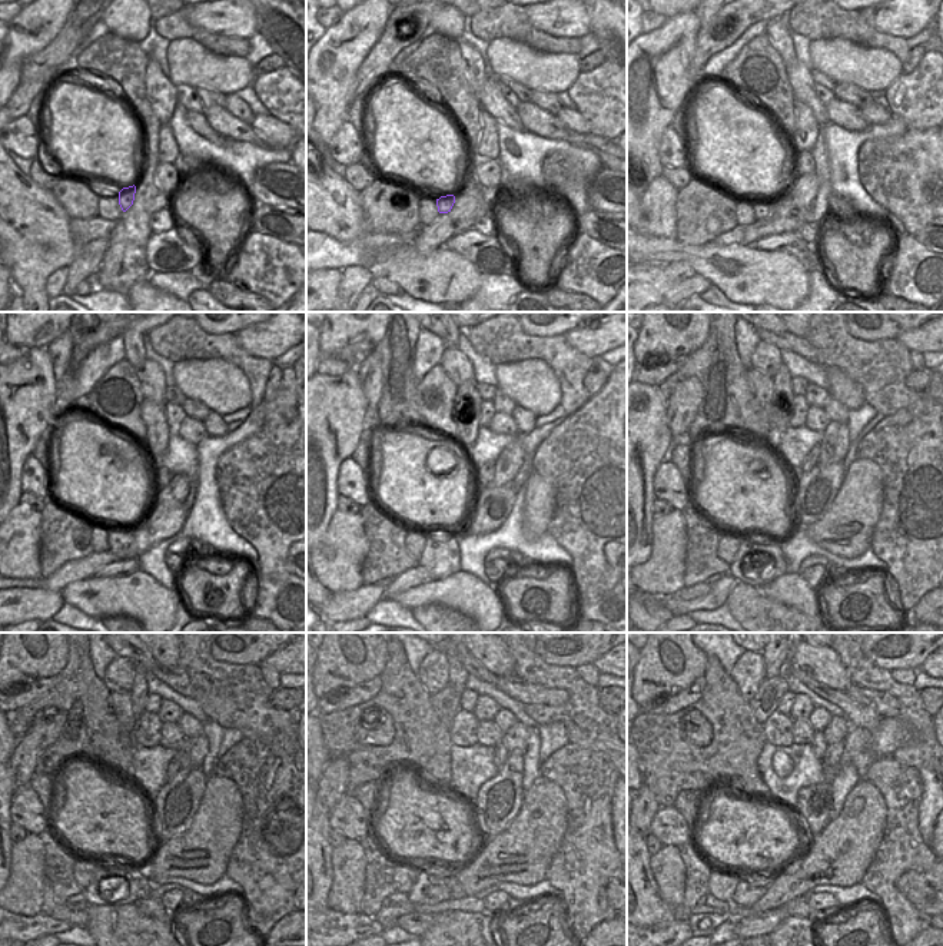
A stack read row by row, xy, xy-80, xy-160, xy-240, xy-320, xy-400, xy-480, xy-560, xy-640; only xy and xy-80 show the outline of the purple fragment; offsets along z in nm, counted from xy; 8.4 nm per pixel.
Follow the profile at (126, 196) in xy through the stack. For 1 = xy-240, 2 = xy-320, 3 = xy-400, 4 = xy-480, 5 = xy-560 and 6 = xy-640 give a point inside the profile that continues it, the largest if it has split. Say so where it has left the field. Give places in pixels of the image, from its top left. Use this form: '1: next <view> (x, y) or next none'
1: next xy-240 (120, 537)
2: next xy-320 (441, 557)
3: next xy-400 (761, 557)
4: next xy-480 (128, 883)
5: next xy-560 (432, 886)
6: next xy-640 (749, 889)

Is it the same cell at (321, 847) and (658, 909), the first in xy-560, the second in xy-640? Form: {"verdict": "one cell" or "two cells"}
{"verdict": "one cell"}

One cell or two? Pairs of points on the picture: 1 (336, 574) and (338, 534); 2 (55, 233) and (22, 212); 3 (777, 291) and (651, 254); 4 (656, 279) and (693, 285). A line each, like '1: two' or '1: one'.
1: one
2: one
3: one
4: one

